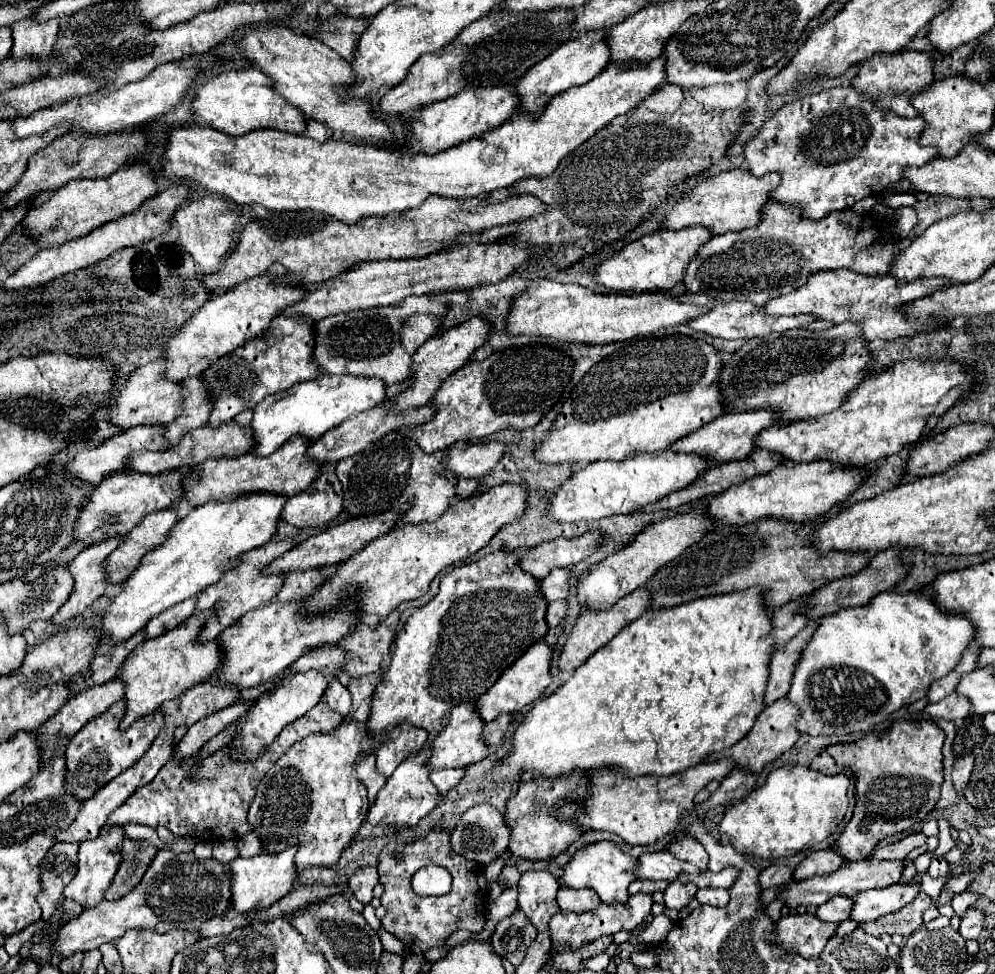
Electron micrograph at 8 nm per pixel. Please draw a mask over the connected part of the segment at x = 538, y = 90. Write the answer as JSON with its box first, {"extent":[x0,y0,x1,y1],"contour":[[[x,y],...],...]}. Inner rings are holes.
{"extent":[515,30,609,116],"contour":[[[593,30],[593,32],[583,34],[581,38],[573,38],[573,40],[565,42],[553,54],[549,54],[545,60],[535,64],[521,80],[517,80],[515,88],[521,98],[521,112],[529,112],[529,114],[537,116],[545,110],[545,106],[549,104],[549,100],[553,96],[569,90],[573,86],[581,86],[581,84],[593,80],[597,74],[601,74],[601,70],[605,70],[609,64],[607,42],[603,42],[603,34],[607,34],[607,30],[605,32]]]}

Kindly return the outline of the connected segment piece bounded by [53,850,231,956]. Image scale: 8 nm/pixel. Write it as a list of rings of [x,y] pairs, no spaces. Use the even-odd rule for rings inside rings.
[[[159,850],[135,890],[115,902],[103,900],[93,908],[85,908],[79,918],[61,928],[53,952],[71,956],[73,952],[95,950],[105,942],[121,938],[127,930],[153,930],[159,934],[169,930],[199,930],[205,920],[223,914],[229,904],[231,878],[227,878],[225,864],[217,860],[199,860],[193,852],[173,854]]]

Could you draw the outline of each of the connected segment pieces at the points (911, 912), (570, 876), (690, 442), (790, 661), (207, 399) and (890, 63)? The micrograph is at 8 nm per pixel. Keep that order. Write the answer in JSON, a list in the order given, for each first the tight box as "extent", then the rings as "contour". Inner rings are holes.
[{"extent":[859,892,931,938],"contour":[[[919,892],[919,898],[915,898],[911,904],[903,906],[901,910],[893,912],[893,914],[887,914],[887,916],[881,916],[873,922],[867,922],[867,924],[861,924],[859,928],[863,928],[865,932],[873,934],[873,936],[881,936],[885,932],[893,932],[893,934],[901,934],[905,932],[905,938],[911,936],[921,924],[923,924],[923,912],[931,906],[931,898],[923,892]]]},{"extent":[561,842,637,902],"contour":[[[597,842],[589,844],[571,858],[571,862],[563,868],[561,884],[571,888],[593,888],[603,902],[627,902],[629,884],[635,880],[635,862],[637,858],[625,854],[615,842]]]},{"extent":[671,410,777,462],"contour":[[[753,410],[751,414],[725,414],[725,416],[709,422],[707,426],[699,428],[697,432],[677,440],[671,448],[675,452],[703,454],[703,456],[711,458],[713,462],[741,460],[741,458],[747,458],[747,454],[751,454],[755,450],[755,434],[759,434],[759,430],[765,430],[773,424],[777,424],[777,422],[775,422],[775,418],[771,418],[771,414],[767,414],[767,410]]]},{"extent":[765,620,819,704],"contour":[[[809,620],[807,626],[791,638],[783,648],[777,648],[771,658],[771,676],[765,692],[765,704],[773,704],[775,700],[787,696],[787,690],[791,686],[791,674],[795,670],[795,662],[799,662],[803,654],[803,646],[807,646],[813,630],[817,630],[819,620]]]},{"extent":[167,378,211,446],"contour":[[[187,378],[183,380],[183,412],[175,418],[175,422],[167,424],[167,440],[175,446],[187,430],[201,428],[207,424],[207,416],[211,414],[211,394],[207,394],[207,386],[203,386],[203,378]]]},{"extent":[853,50,933,116],"contour":[[[903,50],[895,54],[875,54],[871,62],[863,62],[853,86],[865,94],[871,94],[877,104],[883,104],[887,110],[893,110],[899,116],[919,116],[919,112],[911,106],[911,98],[931,86],[933,80],[933,56],[917,50]]]}]

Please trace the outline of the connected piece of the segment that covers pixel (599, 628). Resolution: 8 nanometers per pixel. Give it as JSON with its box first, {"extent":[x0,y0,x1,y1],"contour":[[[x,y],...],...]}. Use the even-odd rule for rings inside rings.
{"extent":[559,588,651,672],"contour":[[[637,588],[635,592],[627,594],[625,598],[621,598],[617,604],[613,604],[609,610],[587,610],[577,618],[577,624],[569,636],[569,640],[563,646],[563,652],[559,656],[559,668],[561,672],[569,672],[579,668],[593,652],[597,652],[599,648],[603,648],[625,624],[629,624],[631,620],[639,618],[645,610],[651,608],[651,594],[649,588]]]}

